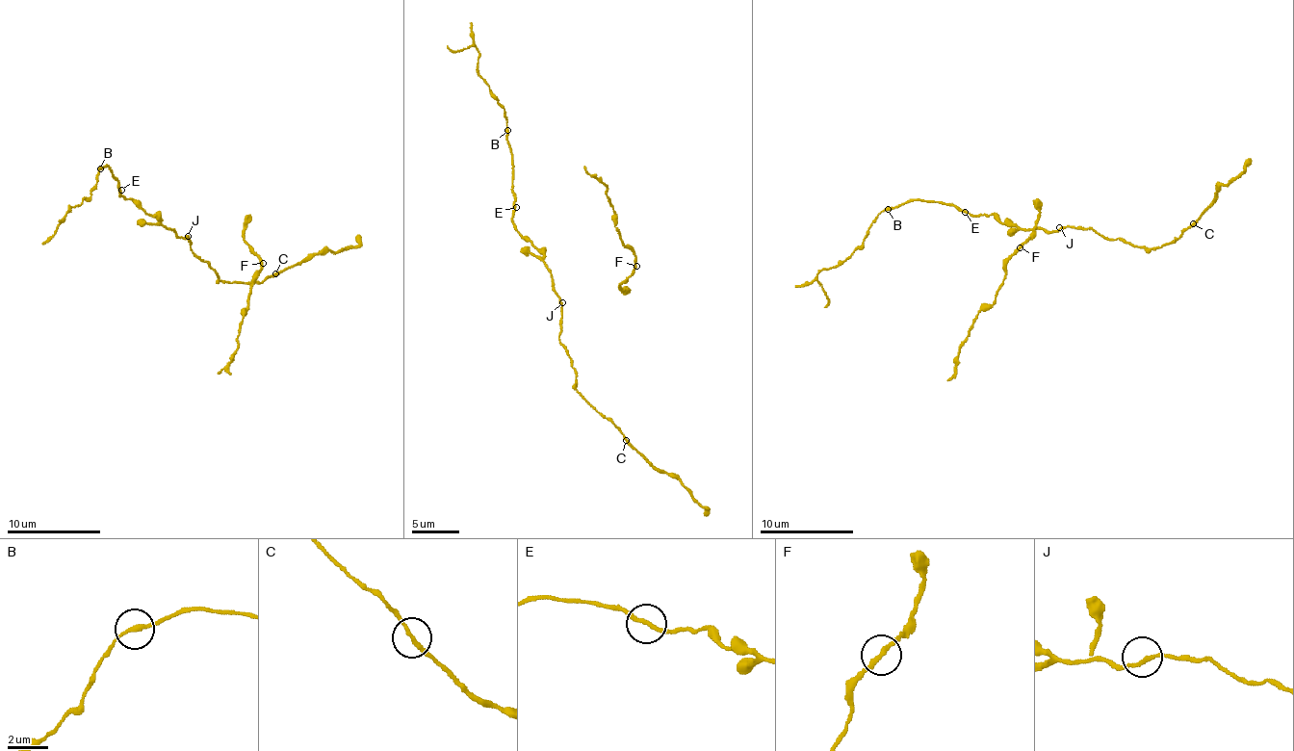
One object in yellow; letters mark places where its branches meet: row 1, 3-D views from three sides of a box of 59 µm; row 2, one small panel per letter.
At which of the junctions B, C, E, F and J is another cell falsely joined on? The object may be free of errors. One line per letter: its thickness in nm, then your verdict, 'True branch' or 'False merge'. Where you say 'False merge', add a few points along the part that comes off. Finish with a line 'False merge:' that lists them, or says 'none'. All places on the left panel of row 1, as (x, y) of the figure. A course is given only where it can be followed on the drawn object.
B: Thickness 200 nm. True branch
C: Thickness 200 nm. True branch
E: Thickness 190 nm. True branch
F: Thickness 220 nm. True branch
J: Thickness 180 nm. True branch
False merge: none

